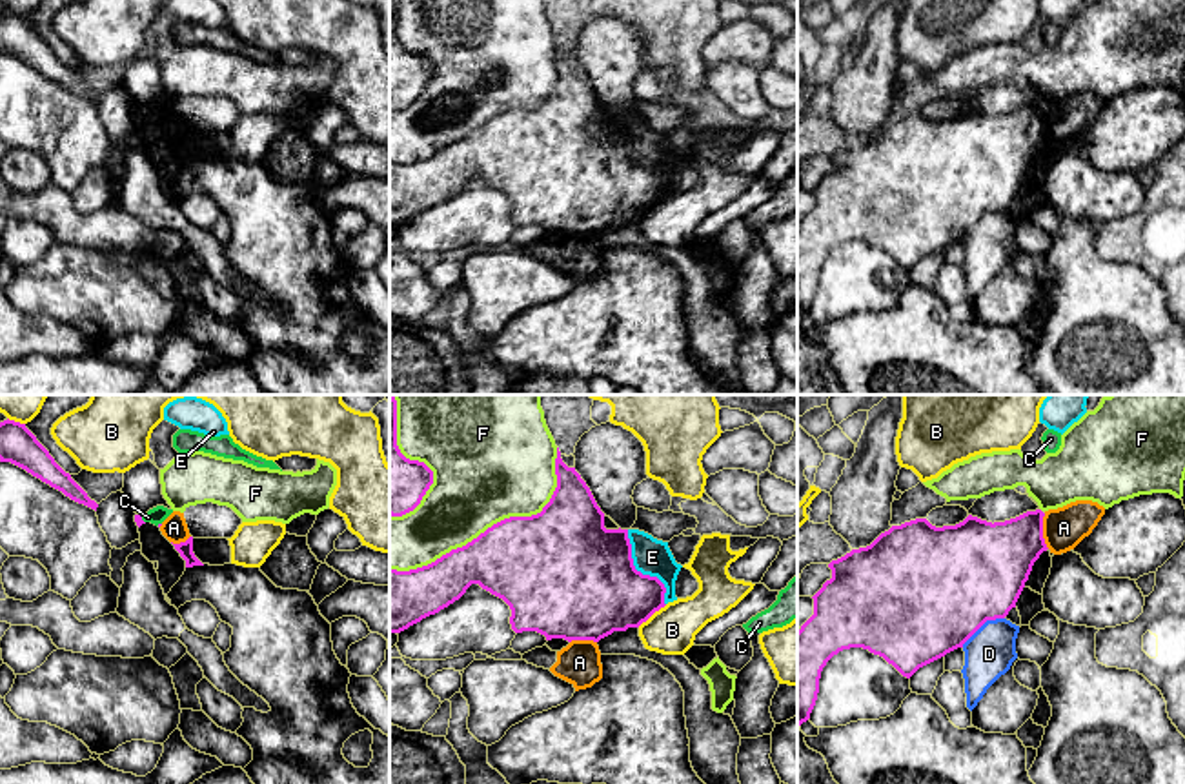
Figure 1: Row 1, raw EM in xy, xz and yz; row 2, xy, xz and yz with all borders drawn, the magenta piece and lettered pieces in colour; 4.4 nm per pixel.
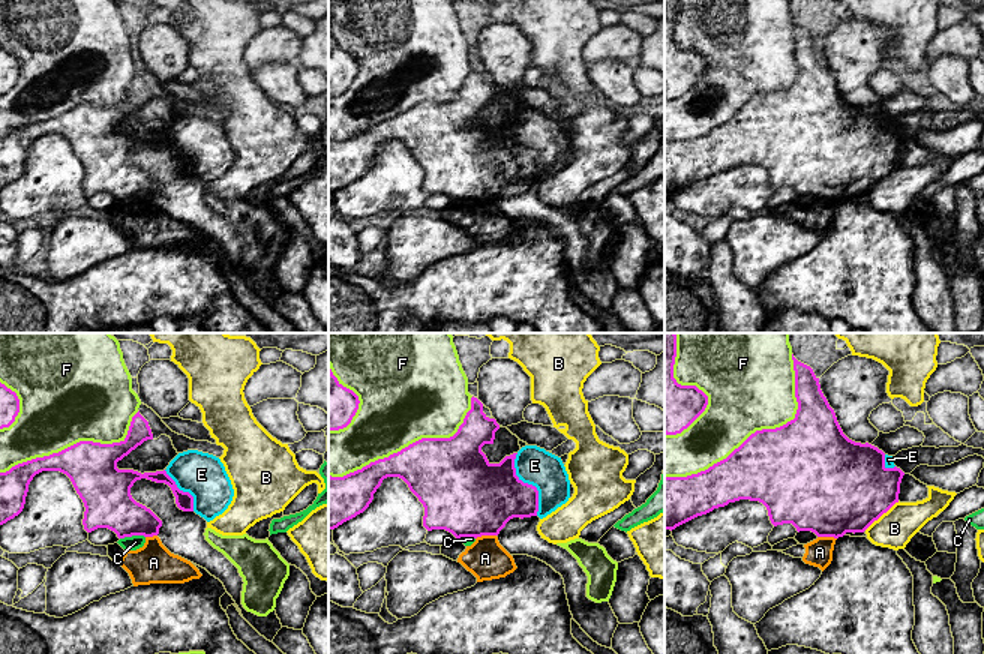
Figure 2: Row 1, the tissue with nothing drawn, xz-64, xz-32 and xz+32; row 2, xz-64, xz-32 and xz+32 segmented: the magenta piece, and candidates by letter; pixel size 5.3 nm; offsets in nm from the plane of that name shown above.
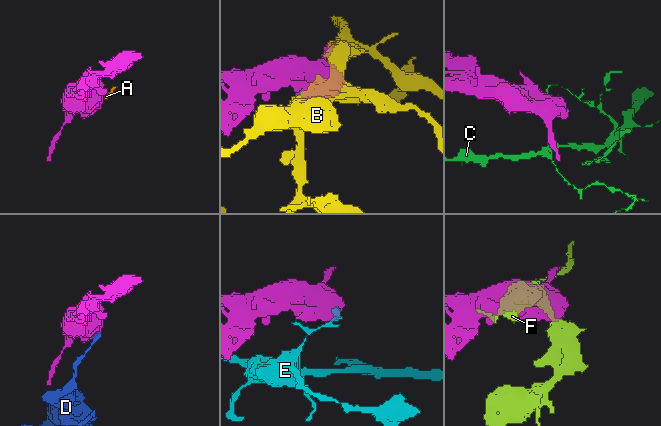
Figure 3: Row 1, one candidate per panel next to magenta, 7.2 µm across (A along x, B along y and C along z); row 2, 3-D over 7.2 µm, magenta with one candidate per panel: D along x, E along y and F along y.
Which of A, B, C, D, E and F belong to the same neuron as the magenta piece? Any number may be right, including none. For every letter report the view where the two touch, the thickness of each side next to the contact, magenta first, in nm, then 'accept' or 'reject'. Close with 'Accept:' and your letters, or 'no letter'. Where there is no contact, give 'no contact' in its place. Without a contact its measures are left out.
A: meets magenta in yz; 320 nm thick on the magenta side, 190 nm on the other; reject
B: meets magenta in xz; 360 nm thick on the magenta side, 220 nm on the other; reject
C: meets magenta in xy; 40 nm thick on the magenta side, 80 nm on the other; reject
D: meets magenta in yz; 500 nm thick on the magenta side, 220 nm on the other; reject
E: meets magenta in xz; 480 nm thick on the magenta side, 160 nm on the other; reject
F: meets magenta in xz; 420 nm thick on the magenta side, 480 nm on the other; reject
Accept: no letter

